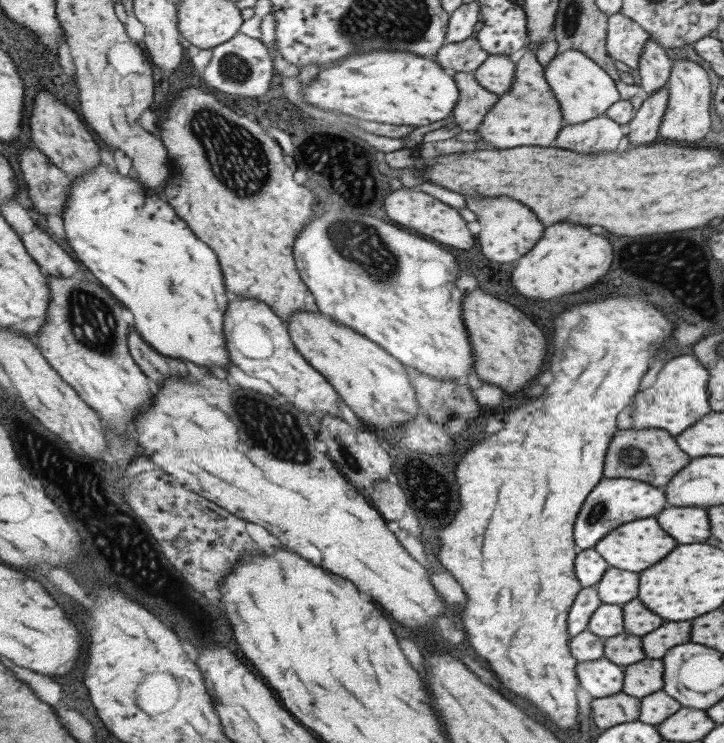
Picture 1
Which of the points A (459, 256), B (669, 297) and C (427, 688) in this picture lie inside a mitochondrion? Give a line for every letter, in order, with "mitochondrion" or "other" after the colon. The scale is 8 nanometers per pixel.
A: other
B: other
C: other

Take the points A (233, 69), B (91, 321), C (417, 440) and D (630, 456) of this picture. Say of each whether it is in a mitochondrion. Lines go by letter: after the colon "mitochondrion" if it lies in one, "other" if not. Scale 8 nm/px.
A: mitochondrion
B: mitochondrion
C: other
D: mitochondrion

